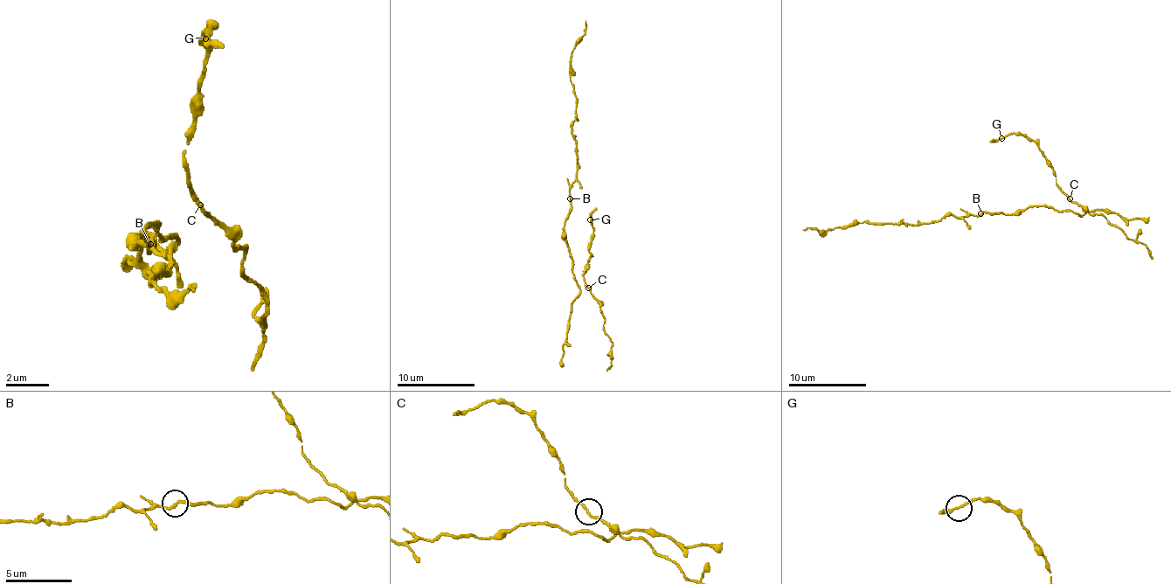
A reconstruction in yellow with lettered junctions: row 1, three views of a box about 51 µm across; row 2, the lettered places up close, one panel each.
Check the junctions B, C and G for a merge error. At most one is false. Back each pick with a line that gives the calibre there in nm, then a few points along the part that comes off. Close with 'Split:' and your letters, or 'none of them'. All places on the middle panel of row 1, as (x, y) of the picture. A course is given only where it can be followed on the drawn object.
B: calibre 180 nm; course (571, 198), (568, 186), (576, 177), (572, 132), (576, 95), (571, 54), (584, 32), (586, 21)
Split: B

